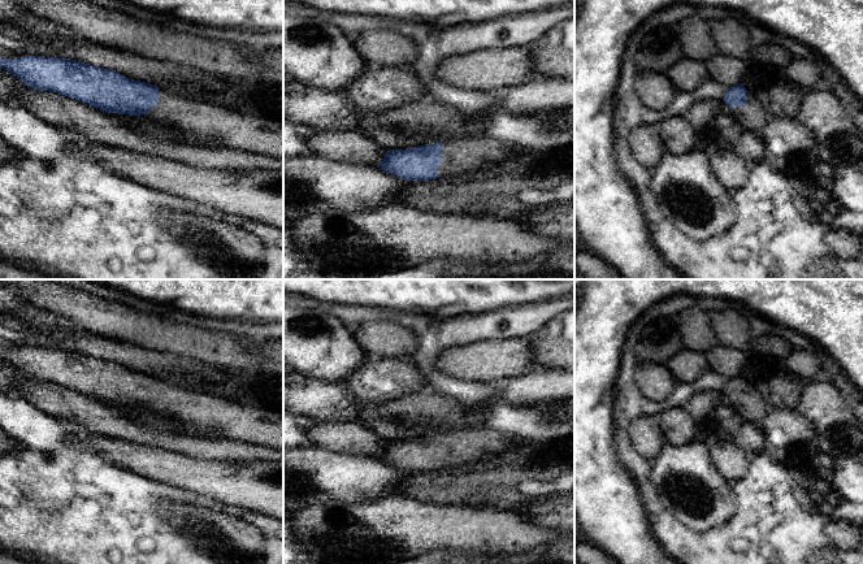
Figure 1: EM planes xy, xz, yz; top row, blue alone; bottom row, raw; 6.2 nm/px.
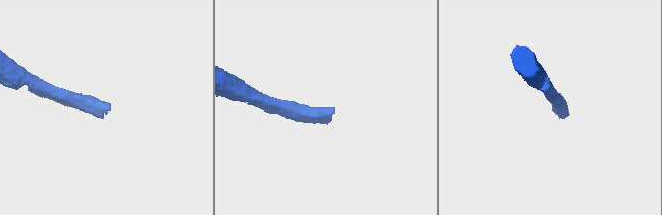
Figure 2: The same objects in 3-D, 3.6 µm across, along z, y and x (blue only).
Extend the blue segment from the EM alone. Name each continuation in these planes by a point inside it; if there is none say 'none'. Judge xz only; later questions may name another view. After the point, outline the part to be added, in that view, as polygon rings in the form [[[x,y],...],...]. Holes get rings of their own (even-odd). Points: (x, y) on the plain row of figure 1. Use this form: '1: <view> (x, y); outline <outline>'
1: xz (468, 445); outline [[[483,428],[451,430],[442,435],[437,469],[486,460],[515,448],[521,442],[522,438]]]

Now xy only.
1: xy (203, 413); outline [[[160,378],[159,395],[140,408],[149,415],[173,420],[196,437],[283,450],[283,412],[261,409],[257,403],[240,403]]]

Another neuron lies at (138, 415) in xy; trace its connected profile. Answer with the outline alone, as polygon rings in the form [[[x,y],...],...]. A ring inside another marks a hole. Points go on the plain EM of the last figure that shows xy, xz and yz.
[[[108,404],[109,407],[117,408],[121,413],[130,417],[133,421],[155,430],[168,430],[174,431],[179,434],[187,434],[191,433],[185,429],[182,425],[178,425],[173,420],[165,420],[153,415],[147,413],[142,408],[138,407],[129,407],[129,405],[118,405],[118,404]]]

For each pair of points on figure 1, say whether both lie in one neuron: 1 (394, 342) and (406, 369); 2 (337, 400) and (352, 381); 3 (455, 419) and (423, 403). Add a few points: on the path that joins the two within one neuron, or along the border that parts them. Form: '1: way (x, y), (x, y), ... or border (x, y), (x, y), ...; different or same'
1: border (372, 356), (398, 356), (408, 360); different
2: border (339, 384), (361, 402); different
3: way (447, 415), (430, 411); same

